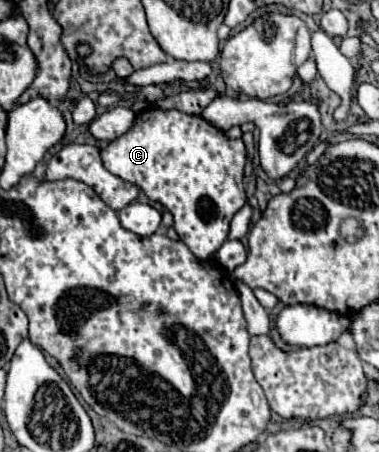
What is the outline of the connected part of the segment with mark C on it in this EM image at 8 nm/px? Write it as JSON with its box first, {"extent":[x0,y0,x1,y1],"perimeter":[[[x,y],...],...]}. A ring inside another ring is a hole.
{"extent":[103,107,247,259],"perimeter":[[[151,107],[135,117],[133,127],[113,139],[103,151],[103,165],[127,183],[137,185],[175,217],[179,239],[199,259],[211,257],[227,239],[229,221],[247,203],[243,169],[247,149],[243,139],[229,139],[201,115]]]}

